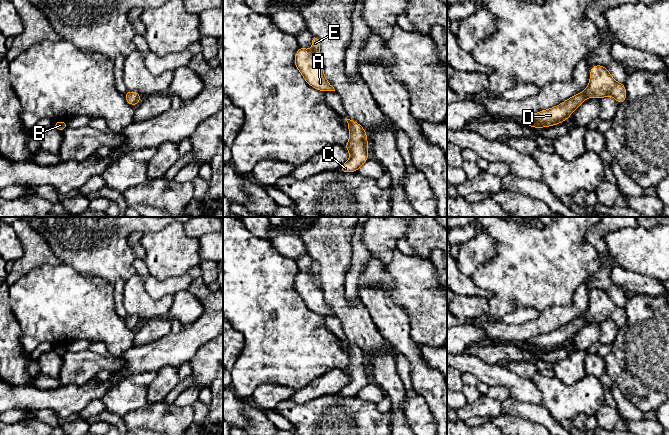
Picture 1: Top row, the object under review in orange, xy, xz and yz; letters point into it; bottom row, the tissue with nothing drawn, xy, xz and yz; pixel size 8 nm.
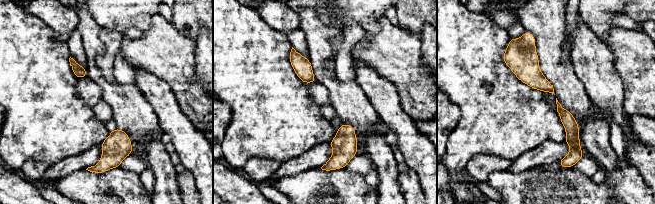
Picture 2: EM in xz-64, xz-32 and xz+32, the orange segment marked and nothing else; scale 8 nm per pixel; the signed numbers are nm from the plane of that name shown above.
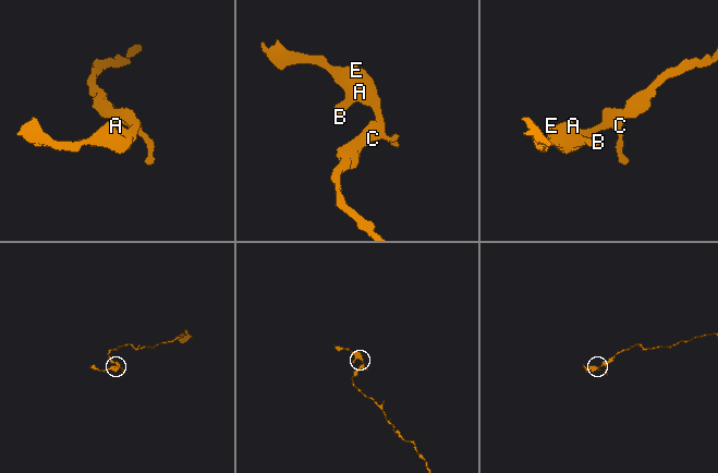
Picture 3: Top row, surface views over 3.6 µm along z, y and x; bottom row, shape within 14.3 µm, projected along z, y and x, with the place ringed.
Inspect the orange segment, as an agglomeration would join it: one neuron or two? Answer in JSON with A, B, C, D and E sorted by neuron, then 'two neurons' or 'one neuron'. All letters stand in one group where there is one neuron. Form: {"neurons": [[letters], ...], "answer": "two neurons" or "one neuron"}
{"neurons": [["A", "B", "C", "D", "E"]], "answer": "one neuron"}

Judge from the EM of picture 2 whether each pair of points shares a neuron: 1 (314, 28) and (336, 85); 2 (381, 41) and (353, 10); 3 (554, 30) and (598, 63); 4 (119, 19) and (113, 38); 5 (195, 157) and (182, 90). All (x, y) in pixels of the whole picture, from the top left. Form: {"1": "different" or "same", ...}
{"1": "same", "2": "different", "3": "different", "4": "different", "5": "different"}

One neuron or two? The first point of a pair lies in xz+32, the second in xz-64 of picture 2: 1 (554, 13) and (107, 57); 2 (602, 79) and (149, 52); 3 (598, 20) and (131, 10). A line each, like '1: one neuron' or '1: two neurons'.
1: two neurons
2: two neurons
3: one neuron

